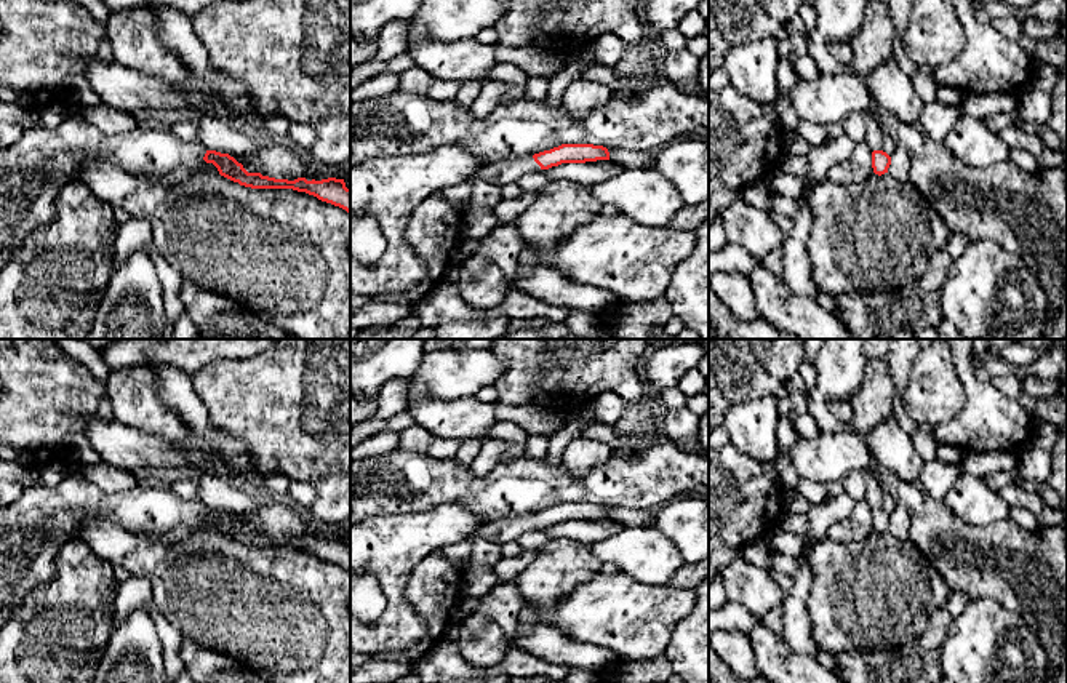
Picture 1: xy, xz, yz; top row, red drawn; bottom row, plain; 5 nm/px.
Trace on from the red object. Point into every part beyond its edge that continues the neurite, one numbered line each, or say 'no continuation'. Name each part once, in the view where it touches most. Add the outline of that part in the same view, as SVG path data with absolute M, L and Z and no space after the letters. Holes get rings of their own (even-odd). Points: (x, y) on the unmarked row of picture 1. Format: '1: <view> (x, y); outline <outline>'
1: xz (504, 530); outline M533 513L518 515L512 518L488 520L472 536L483 537L498 544L517 541L528 531L537 531L541 525L534 520Z

